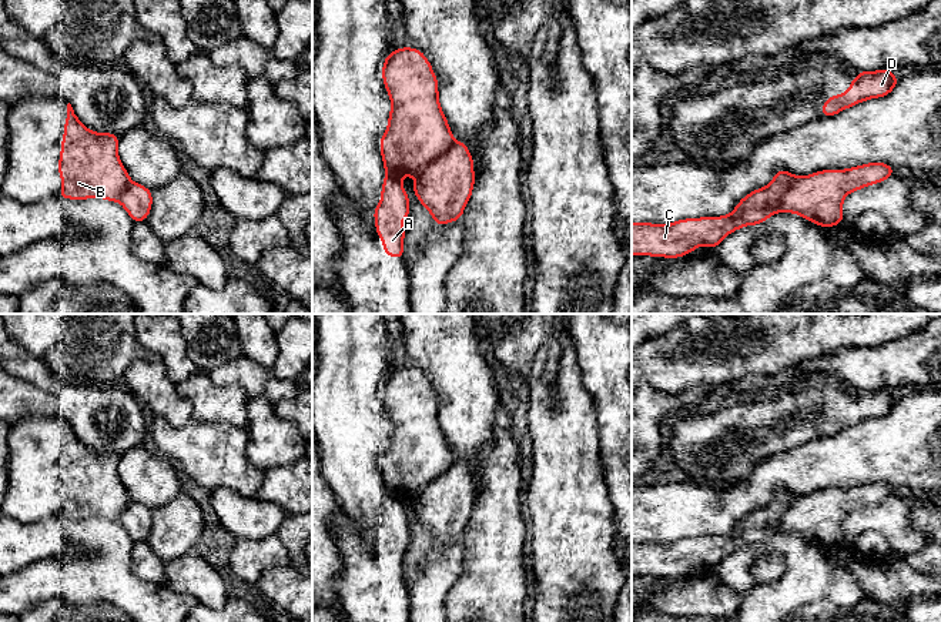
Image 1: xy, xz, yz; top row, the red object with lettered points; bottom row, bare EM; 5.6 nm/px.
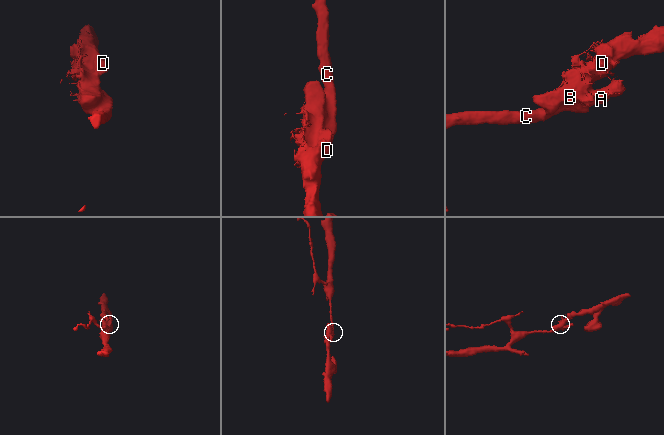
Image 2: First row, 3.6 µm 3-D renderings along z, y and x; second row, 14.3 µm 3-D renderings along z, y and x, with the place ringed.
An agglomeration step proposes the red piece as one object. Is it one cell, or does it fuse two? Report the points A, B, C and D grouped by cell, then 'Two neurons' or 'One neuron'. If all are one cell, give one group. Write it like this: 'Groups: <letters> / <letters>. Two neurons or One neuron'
Groups: A B D / C. Two neurons

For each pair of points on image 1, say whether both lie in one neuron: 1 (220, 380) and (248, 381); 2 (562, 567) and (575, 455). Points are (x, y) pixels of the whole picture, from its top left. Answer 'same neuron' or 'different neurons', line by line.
1: same neuron
2: same neuron

